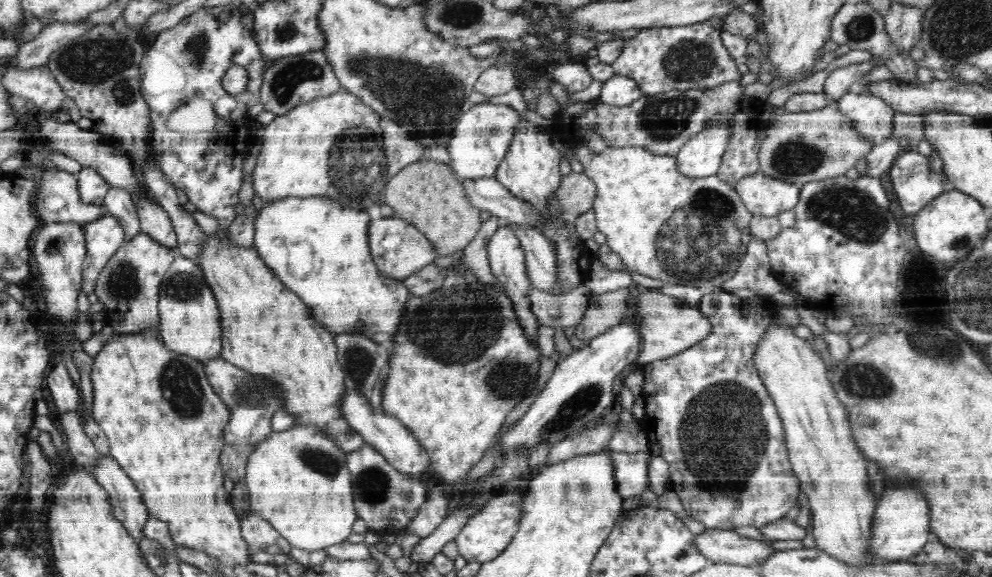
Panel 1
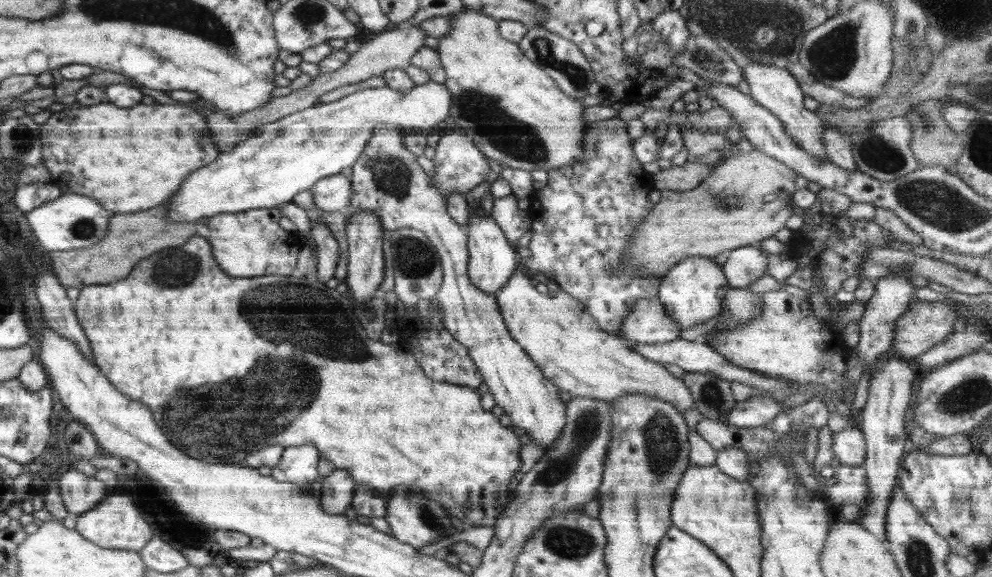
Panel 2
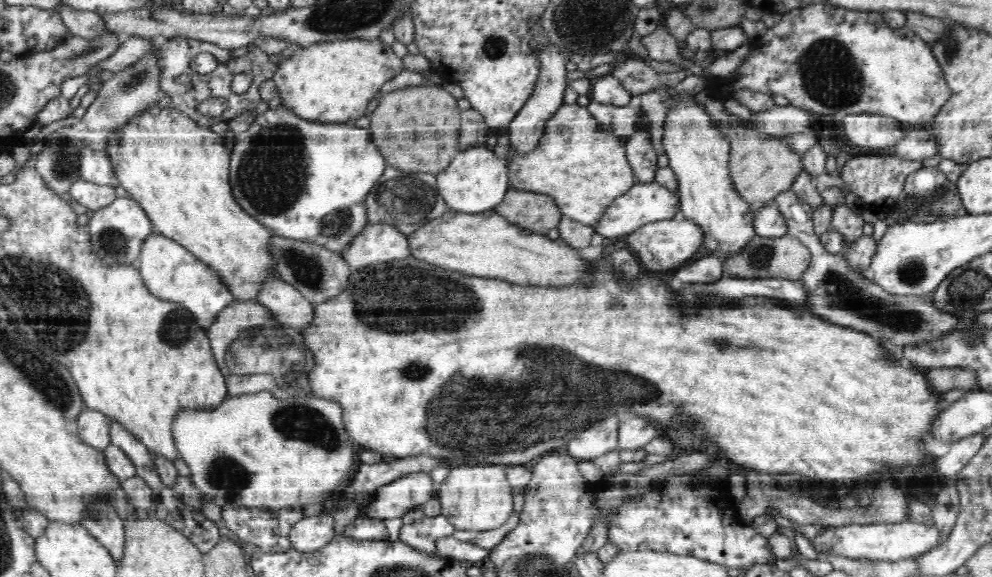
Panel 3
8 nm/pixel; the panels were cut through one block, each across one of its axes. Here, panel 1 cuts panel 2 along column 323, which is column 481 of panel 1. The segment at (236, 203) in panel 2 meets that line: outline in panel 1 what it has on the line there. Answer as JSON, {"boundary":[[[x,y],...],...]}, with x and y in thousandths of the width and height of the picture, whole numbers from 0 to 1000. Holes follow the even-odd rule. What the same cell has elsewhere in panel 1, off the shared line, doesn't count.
{"boundary":[[[493,177],[477,185],[468,196],[458,220],[451,260],[455,274],[455,289],[464,312],[480,312],[482,308],[496,308],[499,305],[503,284],[514,256],[518,224],[524,208],[522,192],[516,182],[496,180]]]}

